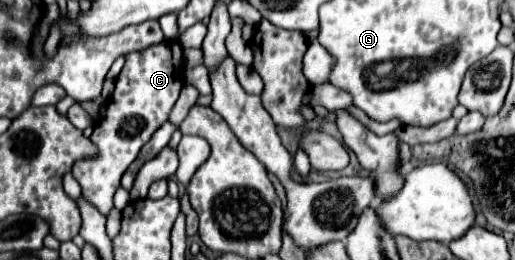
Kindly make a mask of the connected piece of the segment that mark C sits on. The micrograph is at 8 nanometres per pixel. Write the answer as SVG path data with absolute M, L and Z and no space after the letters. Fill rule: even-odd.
M164 42L156 48L126 56L126 64L116 80L116 90L106 106L106 118L94 126L90 136L90 140L98 146L98 156L96 160L80 160L72 168L74 178L82 186L82 198L100 210L100 214L108 216L114 208L112 196L120 188L122 174L136 160L140 148L168 120L168 114L184 86L182 70L182 48L178 42Z

